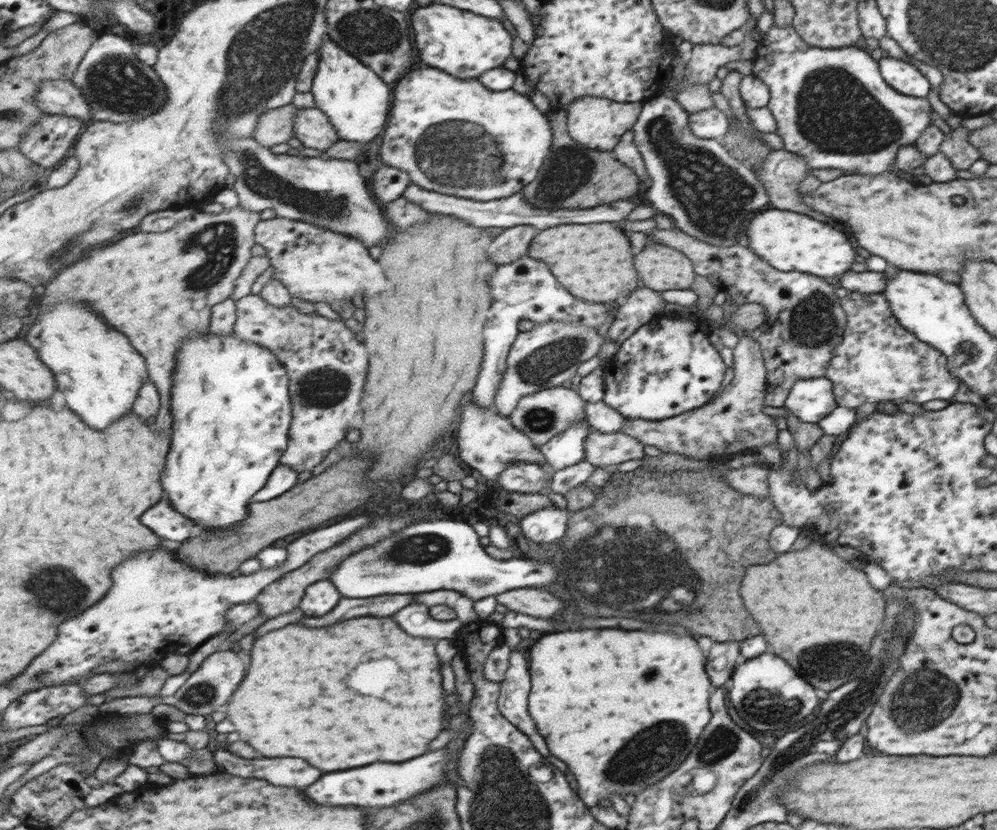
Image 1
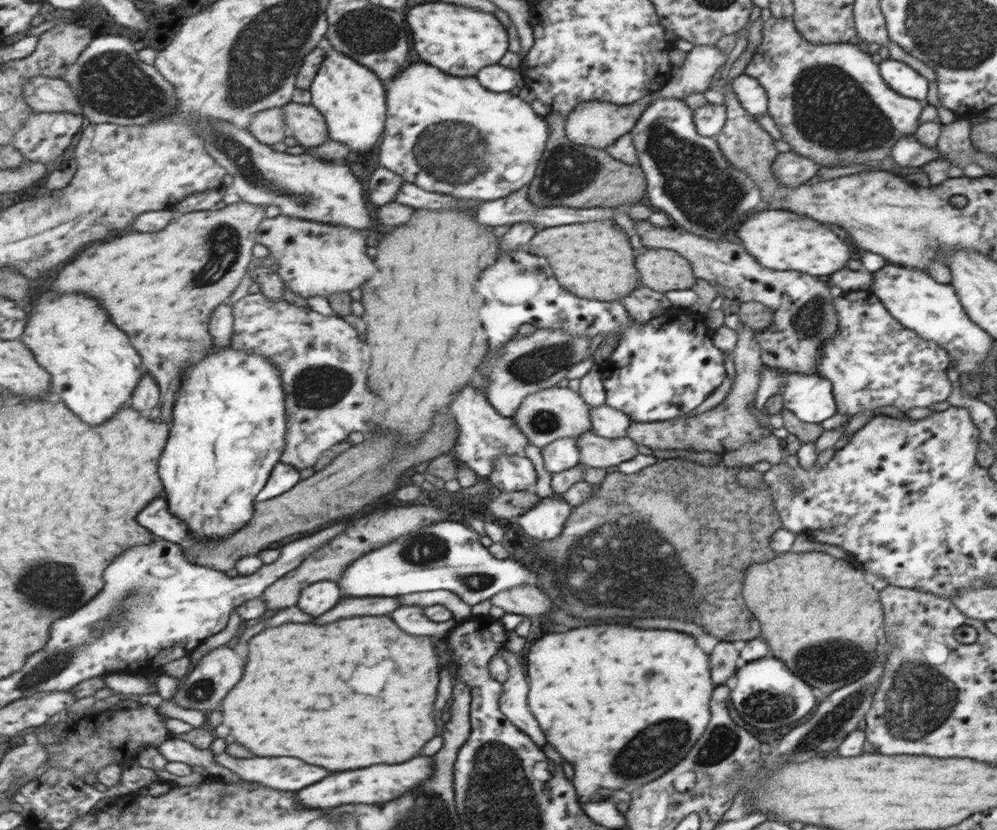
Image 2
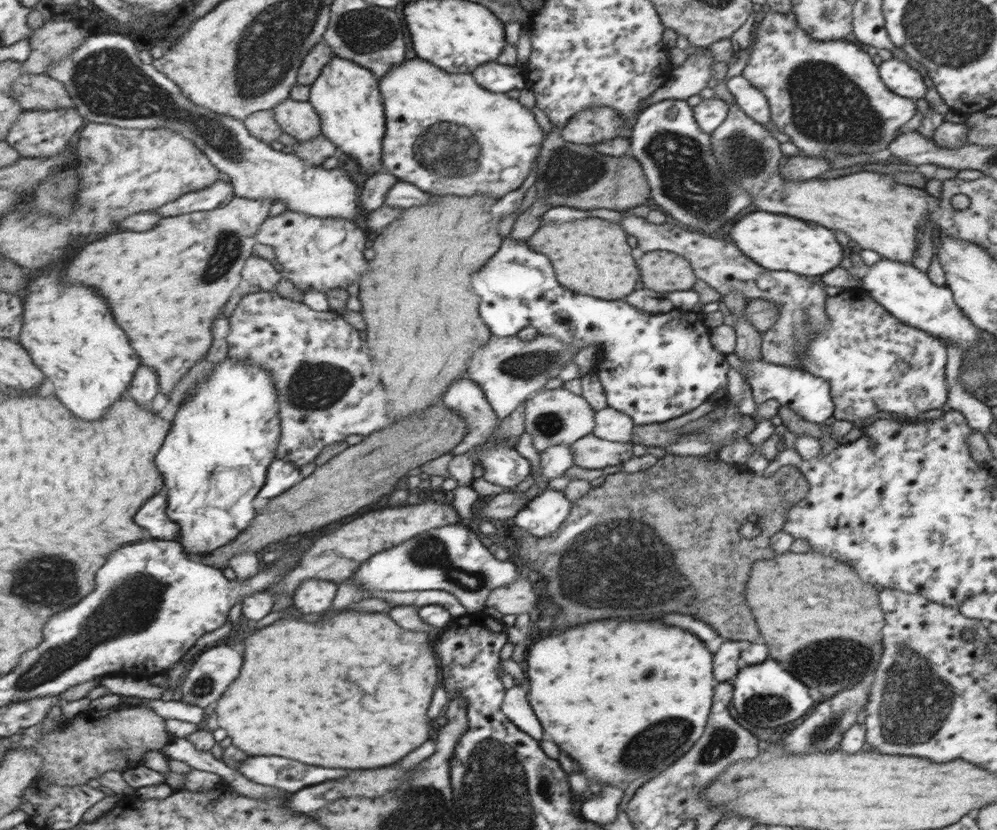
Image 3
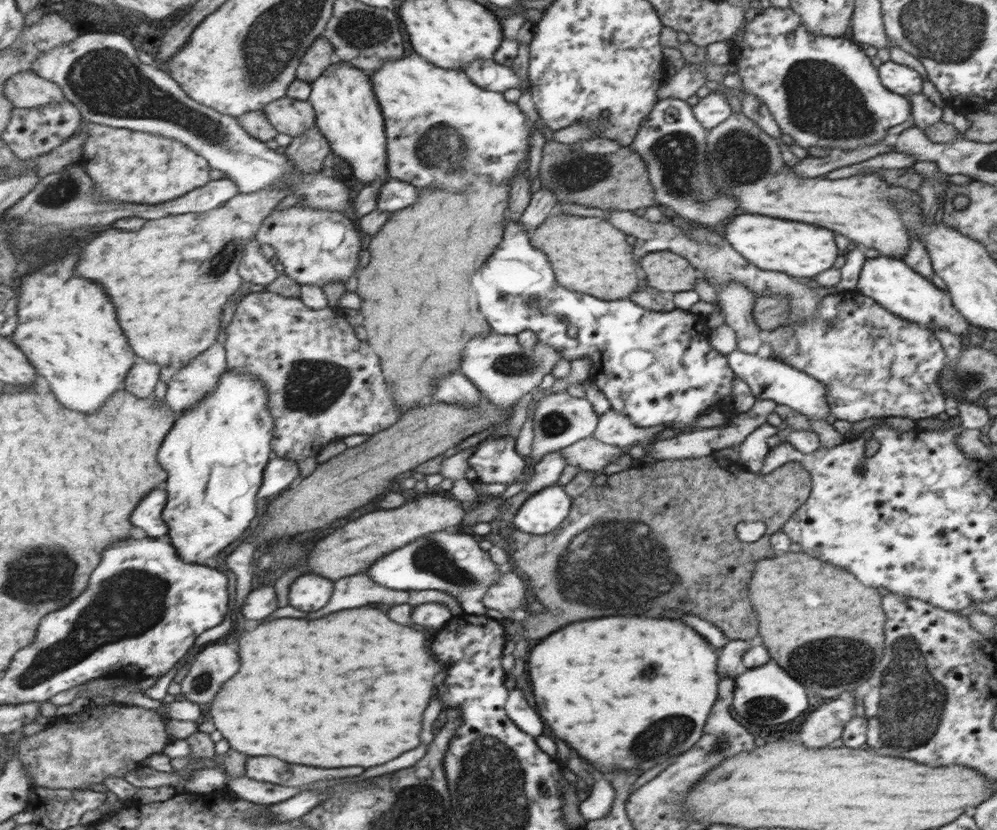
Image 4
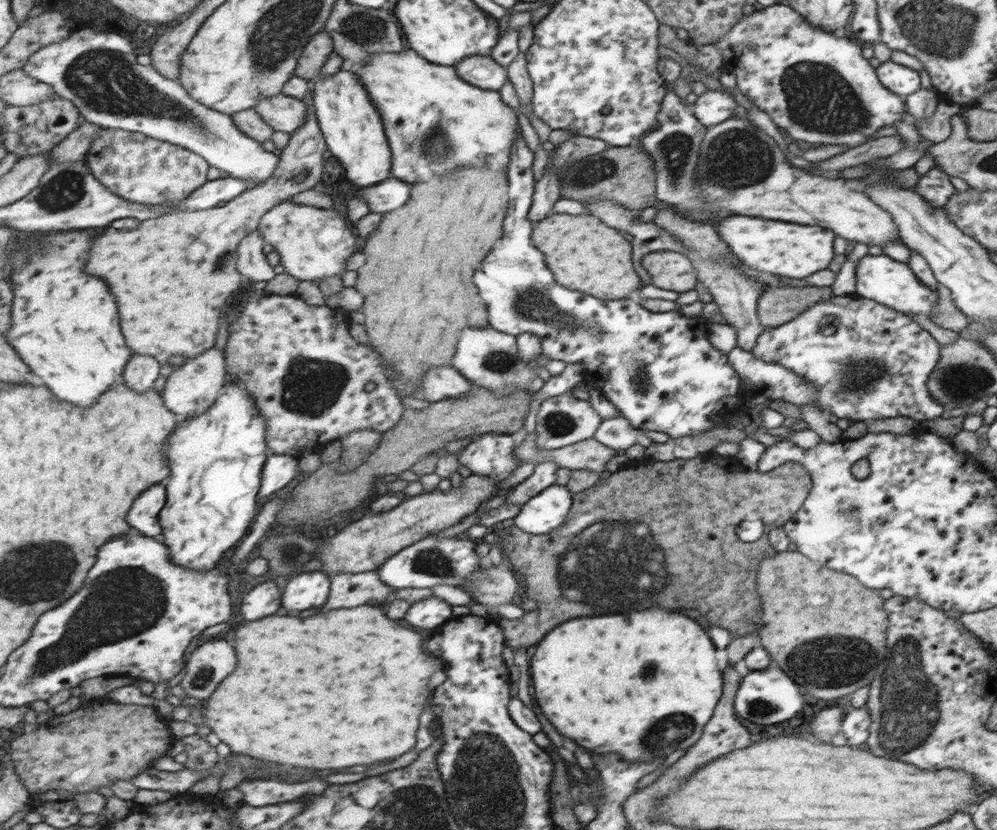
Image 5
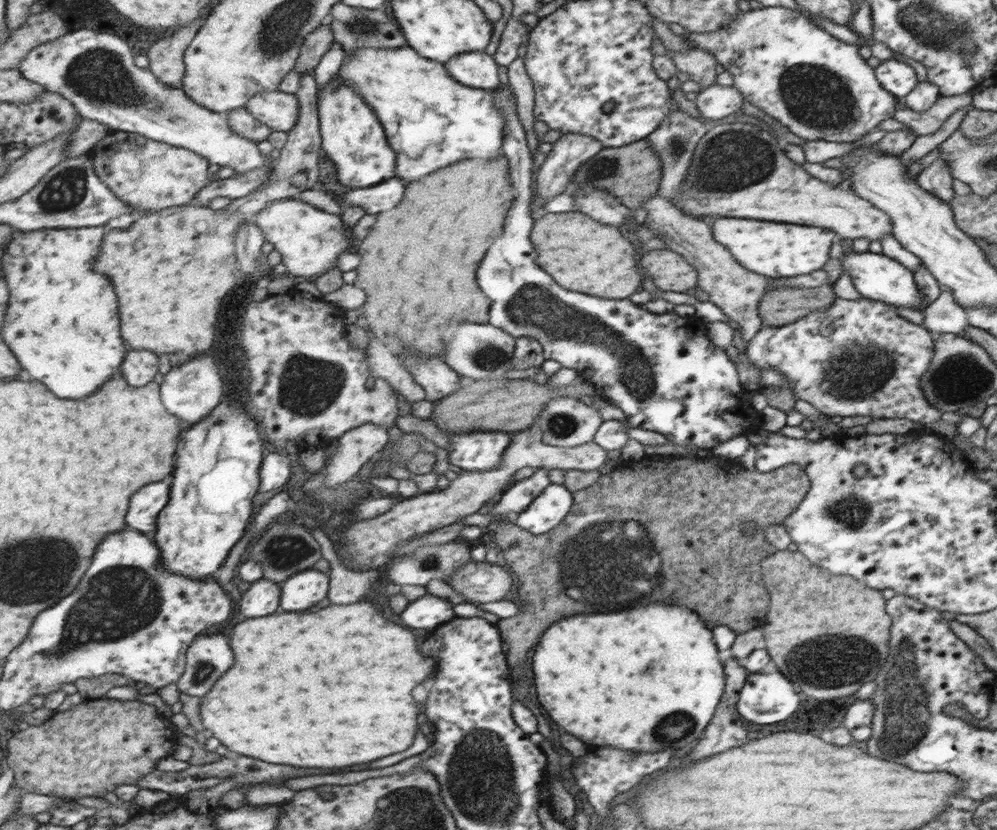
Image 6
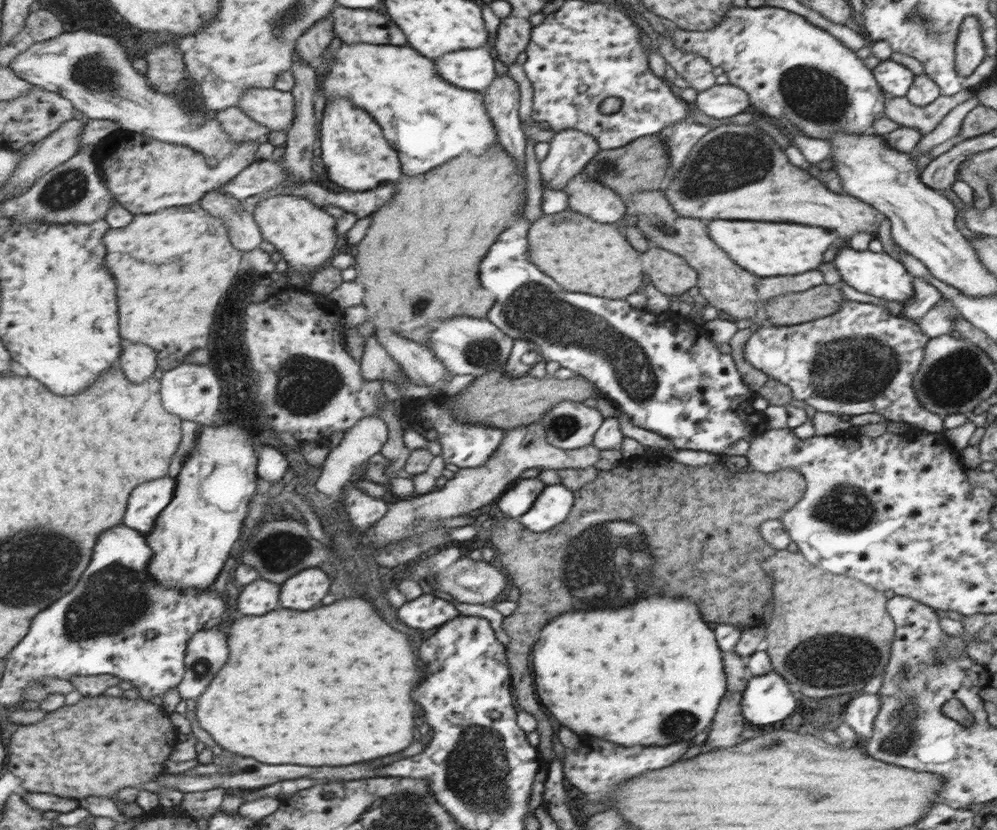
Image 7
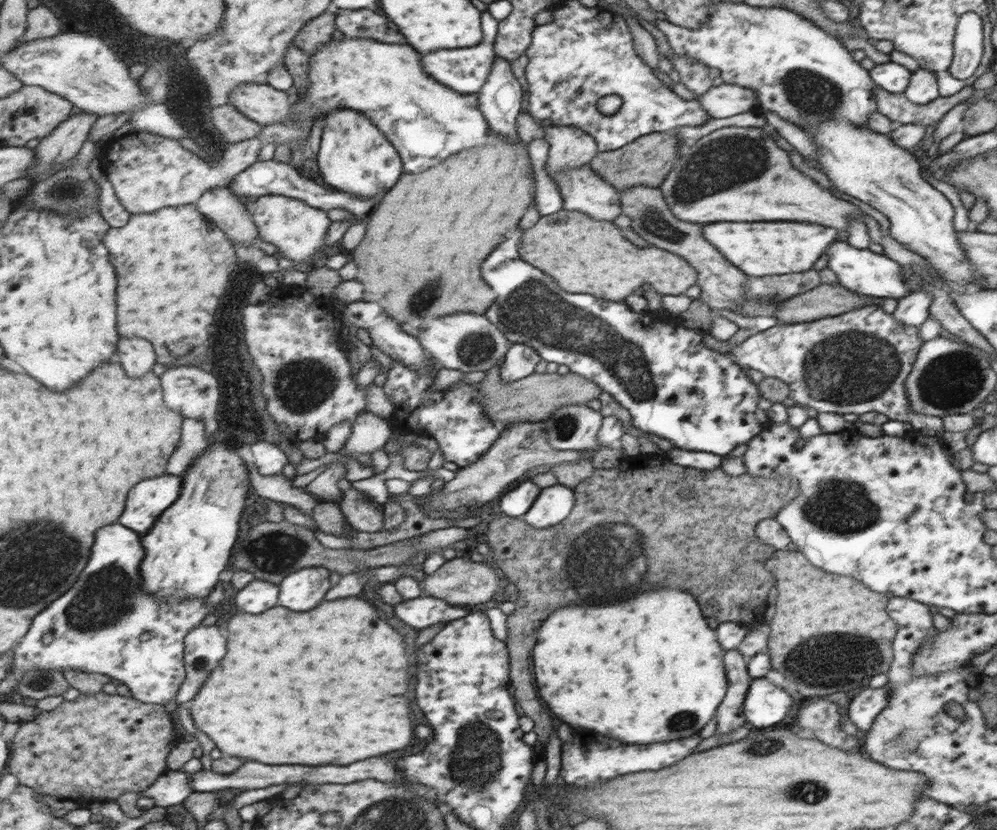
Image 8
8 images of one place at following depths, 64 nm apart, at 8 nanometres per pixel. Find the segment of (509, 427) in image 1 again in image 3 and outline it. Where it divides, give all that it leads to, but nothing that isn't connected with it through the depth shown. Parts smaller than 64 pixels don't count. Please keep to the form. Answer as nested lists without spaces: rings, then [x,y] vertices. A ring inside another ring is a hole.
[[[464,376],[463,378],[456,380],[448,387],[448,390],[444,392],[443,400],[441,402],[447,408],[454,410],[454,412],[458,412],[460,416],[464,416],[464,420],[468,422],[468,432],[463,436],[460,444],[457,444],[450,453],[452,453],[454,457],[459,454],[470,454],[470,452],[472,452],[470,458],[474,463],[474,480],[485,474],[485,469],[481,462],[479,462],[481,454],[492,451],[494,448],[500,446],[500,444],[504,444],[506,440],[512,441],[512,445],[510,445],[509,448],[517,448],[518,437],[506,438],[506,436],[502,436],[502,434],[498,436],[502,419],[499,419],[498,416],[496,416],[496,413],[492,410],[492,405],[490,405],[485,397],[484,391],[482,391],[480,385],[475,383],[472,379]],[[494,432],[496,432],[496,441],[494,441]],[[490,440],[492,440],[492,442],[490,442]]]

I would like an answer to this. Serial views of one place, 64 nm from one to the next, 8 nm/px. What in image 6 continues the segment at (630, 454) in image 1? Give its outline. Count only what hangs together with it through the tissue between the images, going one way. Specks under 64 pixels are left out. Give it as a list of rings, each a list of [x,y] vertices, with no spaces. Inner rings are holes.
[[[538,424],[524,431],[518,431],[516,435],[512,433],[510,447],[503,459],[500,469],[490,472],[463,470],[455,480],[450,481],[446,490],[437,489],[431,493],[408,497],[398,501],[390,508],[391,510],[377,518],[355,522],[342,535],[342,545],[340,545],[342,561],[352,570],[368,570],[368,568],[381,570],[388,560],[391,560],[392,556],[395,556],[407,543],[416,541],[416,538],[420,538],[426,532],[459,523],[462,518],[479,511],[495,494],[508,488],[510,478],[520,468],[594,471],[609,460],[608,451],[604,451],[602,446],[593,440],[574,448],[552,447],[543,440],[543,431]]]

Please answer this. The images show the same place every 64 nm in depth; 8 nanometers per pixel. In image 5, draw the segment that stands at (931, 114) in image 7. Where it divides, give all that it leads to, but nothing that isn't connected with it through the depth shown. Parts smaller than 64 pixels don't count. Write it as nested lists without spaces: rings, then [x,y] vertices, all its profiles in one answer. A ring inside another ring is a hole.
[[[940,99],[937,107],[936,115],[928,122],[918,122],[908,114],[904,116],[904,121],[916,126],[919,129],[920,135],[924,139],[929,140],[934,144],[944,142],[950,134],[952,127],[950,126],[950,116],[958,113],[963,113],[967,109],[972,108],[971,104],[958,105],[947,100]]]

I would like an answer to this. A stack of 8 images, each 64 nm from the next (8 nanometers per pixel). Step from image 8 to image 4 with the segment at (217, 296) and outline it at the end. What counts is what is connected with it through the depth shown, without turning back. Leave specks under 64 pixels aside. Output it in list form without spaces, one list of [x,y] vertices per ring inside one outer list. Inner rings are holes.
[[[317,125],[304,136],[294,137],[286,153],[298,169],[313,173],[324,170],[326,158],[334,153],[332,143]],[[292,184],[254,194],[240,193],[223,207],[202,214],[194,212],[186,216],[152,220],[140,232],[110,230],[94,240],[88,250],[84,250],[84,260],[80,260],[80,276],[88,276],[88,280],[96,280],[108,288],[108,294],[120,308],[120,322],[124,324],[124,330],[128,332],[128,338],[132,340],[138,356],[160,364],[163,368],[162,379],[168,384],[188,364],[204,356],[204,352],[218,343],[222,324],[220,316],[224,316],[224,306],[243,288],[245,279],[242,266],[247,256],[247,246],[257,238],[264,220],[290,194],[294,194]]]

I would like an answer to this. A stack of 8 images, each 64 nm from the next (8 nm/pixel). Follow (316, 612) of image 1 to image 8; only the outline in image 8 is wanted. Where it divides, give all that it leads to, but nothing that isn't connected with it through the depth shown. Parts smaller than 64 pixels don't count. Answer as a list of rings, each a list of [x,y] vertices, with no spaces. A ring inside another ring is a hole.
[[[308,567],[282,582],[282,606],[296,612],[308,612],[318,608],[328,592],[332,590],[331,569],[328,567]]]

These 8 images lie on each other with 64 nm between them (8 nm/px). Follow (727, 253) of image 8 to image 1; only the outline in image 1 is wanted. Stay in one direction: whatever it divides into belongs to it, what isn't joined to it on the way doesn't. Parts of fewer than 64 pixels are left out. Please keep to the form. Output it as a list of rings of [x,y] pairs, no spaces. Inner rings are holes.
[[[772,209],[762,212],[754,218],[752,228],[748,228],[747,232],[750,245],[748,248],[782,272],[805,272],[834,280],[836,276],[848,272],[856,258],[854,246],[842,232],[796,212]]]

